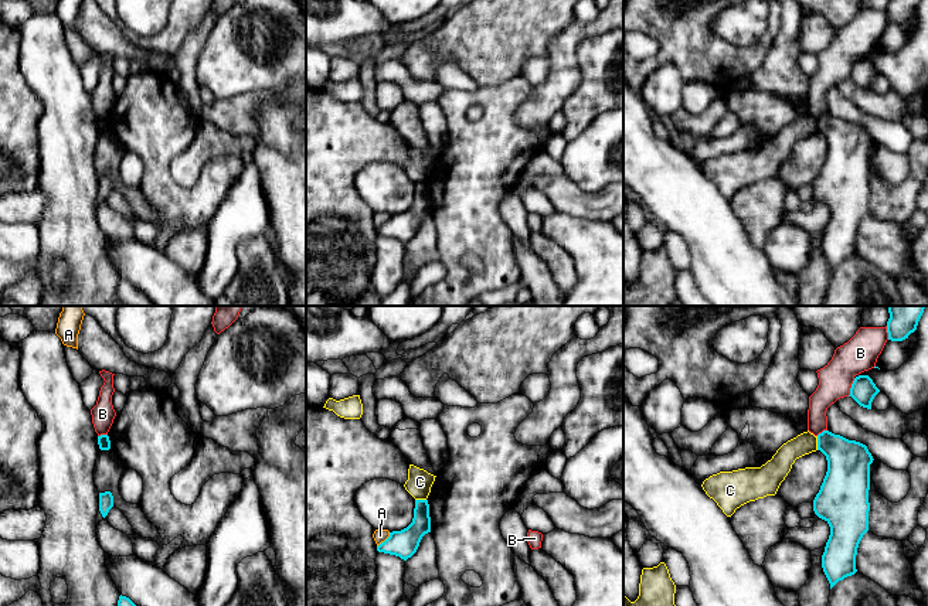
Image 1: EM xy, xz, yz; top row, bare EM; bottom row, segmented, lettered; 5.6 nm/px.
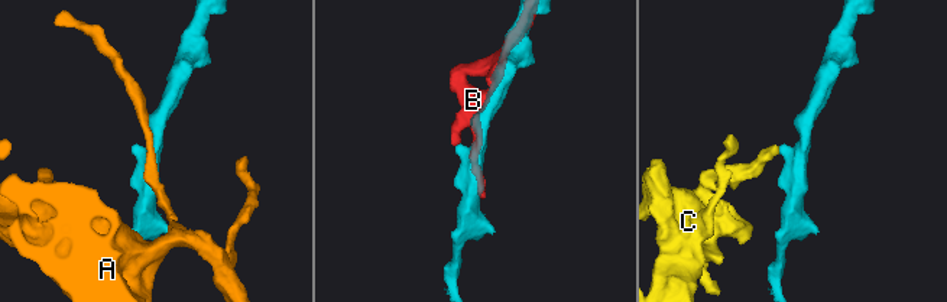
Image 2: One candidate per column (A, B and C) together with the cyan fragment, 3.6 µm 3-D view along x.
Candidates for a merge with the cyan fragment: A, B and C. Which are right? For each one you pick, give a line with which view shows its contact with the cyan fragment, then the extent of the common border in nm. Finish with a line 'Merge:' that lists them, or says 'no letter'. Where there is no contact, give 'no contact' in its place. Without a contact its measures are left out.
Merge: no letter

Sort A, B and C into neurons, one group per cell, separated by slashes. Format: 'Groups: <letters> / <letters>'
Groups: A / B / C

